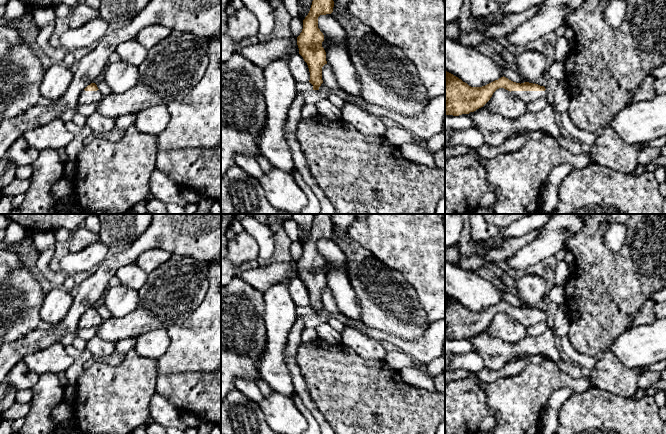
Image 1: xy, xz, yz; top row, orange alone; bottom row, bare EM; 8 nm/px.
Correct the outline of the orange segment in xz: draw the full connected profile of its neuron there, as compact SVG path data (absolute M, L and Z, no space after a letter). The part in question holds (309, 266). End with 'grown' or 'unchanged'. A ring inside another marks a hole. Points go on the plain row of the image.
M315 214L308 239L303 244L303 253L297 261L299 278L307 287L313 314L323 307L322 291L327 288L326 276L322 271L324 259L318 252L318 241L333 236L334 225L331 214Z; unchanged

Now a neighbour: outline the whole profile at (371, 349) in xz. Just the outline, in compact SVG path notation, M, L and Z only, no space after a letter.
M345 326L341 332L342 344L351 347L360 357L382 361L387 355L387 351L380 340L372 339L357 329Z

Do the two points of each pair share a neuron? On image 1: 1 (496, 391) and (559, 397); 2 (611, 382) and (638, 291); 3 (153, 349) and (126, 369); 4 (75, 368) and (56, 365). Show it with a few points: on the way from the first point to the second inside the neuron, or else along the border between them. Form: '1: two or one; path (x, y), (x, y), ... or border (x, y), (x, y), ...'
1: two; border (573, 392), (568, 388), (556, 389), (539, 417)
2: one; path (605, 359), (600, 352), (600, 333), (618, 314)
3: two; border (133, 348), (138, 354), (156, 360)
4: two; border (64, 347), (73, 359), (73, 363), (66, 371)

